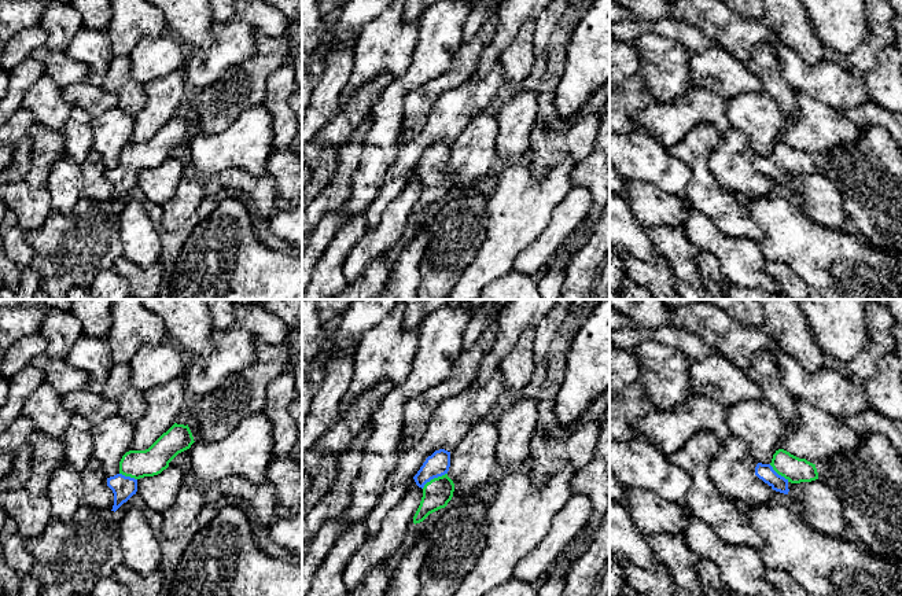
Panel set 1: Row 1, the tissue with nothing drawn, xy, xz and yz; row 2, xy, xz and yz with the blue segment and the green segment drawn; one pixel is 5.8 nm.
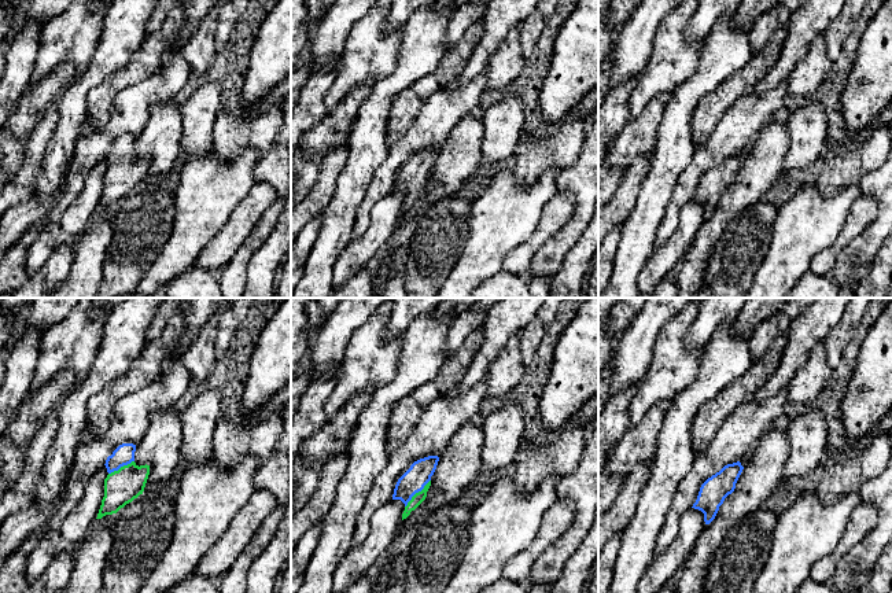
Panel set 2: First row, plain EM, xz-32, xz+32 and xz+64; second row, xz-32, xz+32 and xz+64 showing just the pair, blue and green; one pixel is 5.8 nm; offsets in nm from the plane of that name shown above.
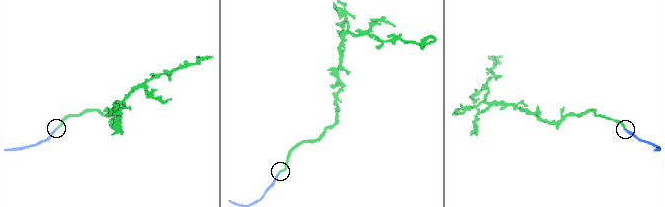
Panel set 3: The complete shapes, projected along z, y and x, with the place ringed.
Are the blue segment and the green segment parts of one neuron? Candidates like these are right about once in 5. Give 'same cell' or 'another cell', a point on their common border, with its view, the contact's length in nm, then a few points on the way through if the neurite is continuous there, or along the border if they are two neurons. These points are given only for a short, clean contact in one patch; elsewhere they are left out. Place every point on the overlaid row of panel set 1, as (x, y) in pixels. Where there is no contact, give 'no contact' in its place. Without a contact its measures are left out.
same cell; meets blue in xz at (434, 477); contact 180 nm long

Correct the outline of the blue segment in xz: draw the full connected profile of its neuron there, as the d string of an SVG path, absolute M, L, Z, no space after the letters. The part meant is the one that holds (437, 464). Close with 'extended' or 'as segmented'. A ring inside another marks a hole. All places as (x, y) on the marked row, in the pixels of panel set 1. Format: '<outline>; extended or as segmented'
M435 450L426 459L413 477L416 485L423 489L420 505L413 516L413 523L423 522L430 514L445 508L453 497L454 483L448 477L450 452Z; extended

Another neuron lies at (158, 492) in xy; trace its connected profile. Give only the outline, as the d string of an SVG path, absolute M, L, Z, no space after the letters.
M170 466L158 475L137 479L136 493L148 508L162 514L176 501L184 477L181 467Z

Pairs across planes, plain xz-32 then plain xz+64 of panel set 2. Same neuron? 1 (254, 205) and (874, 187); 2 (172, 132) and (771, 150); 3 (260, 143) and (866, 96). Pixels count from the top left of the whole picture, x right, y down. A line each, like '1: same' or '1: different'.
1: different
2: same
3: different

